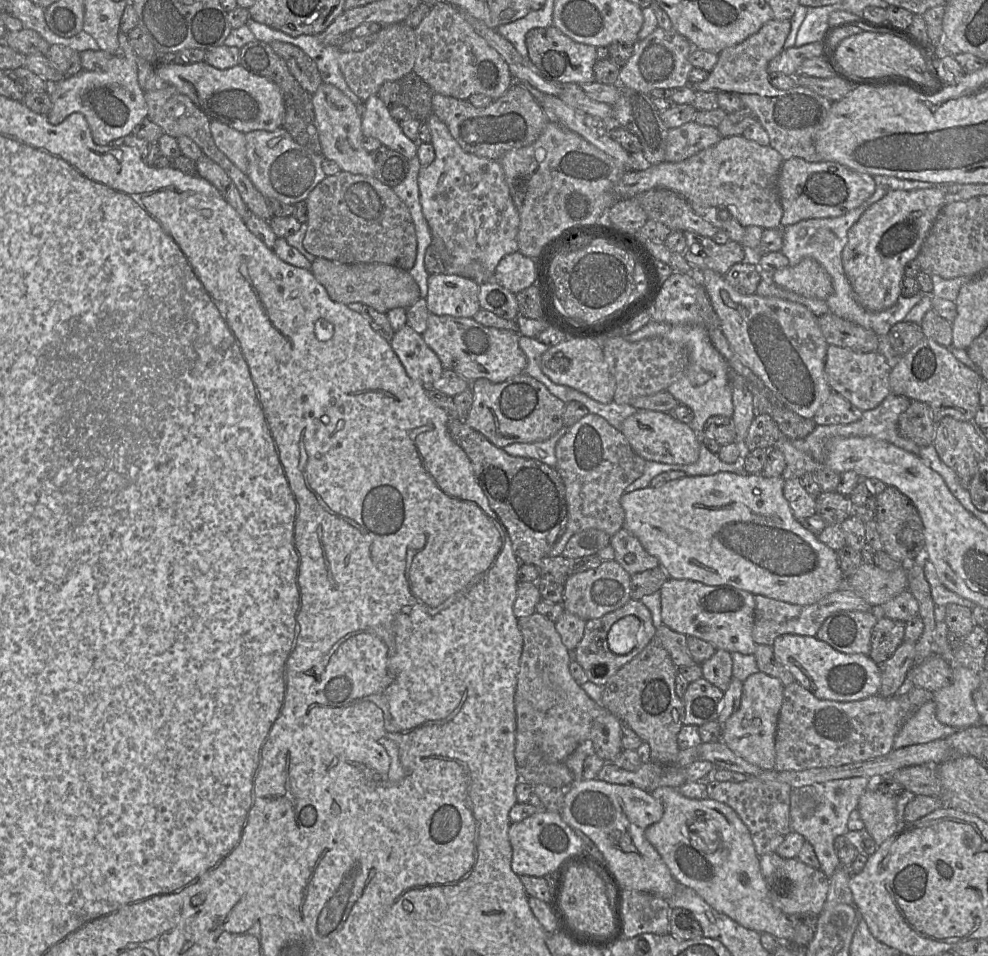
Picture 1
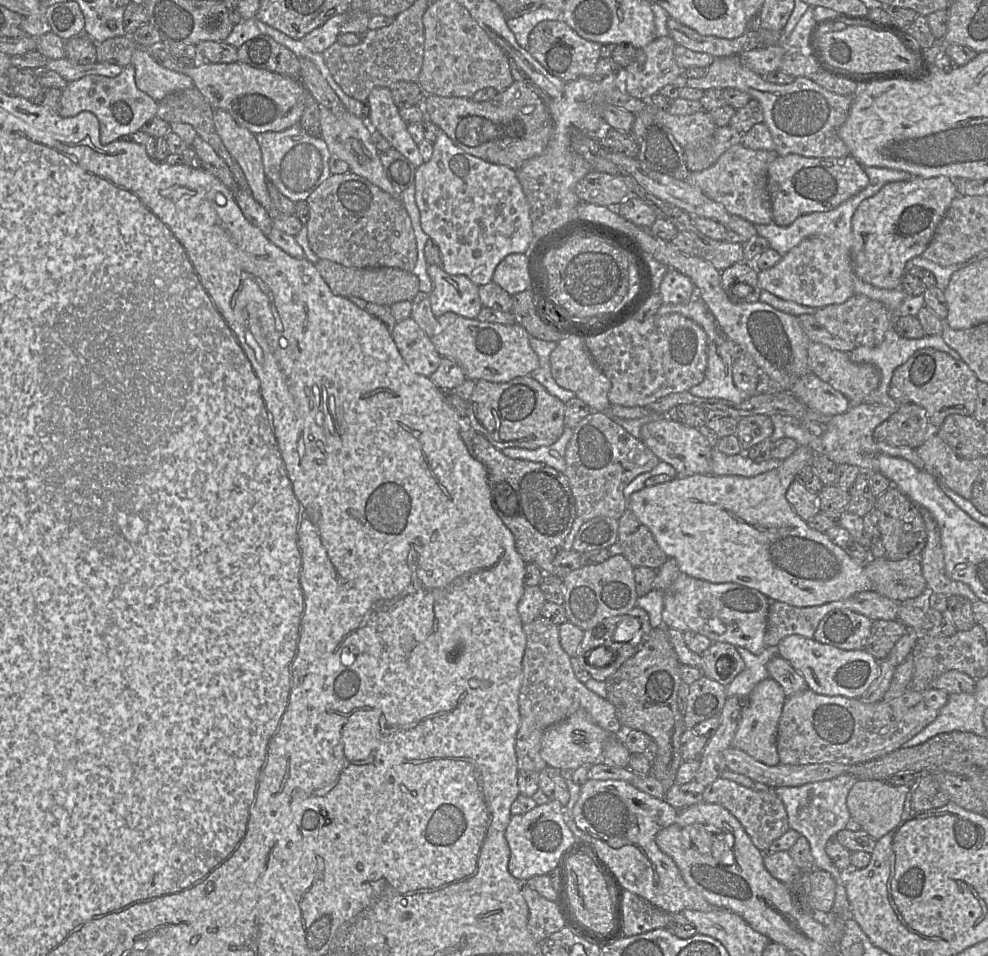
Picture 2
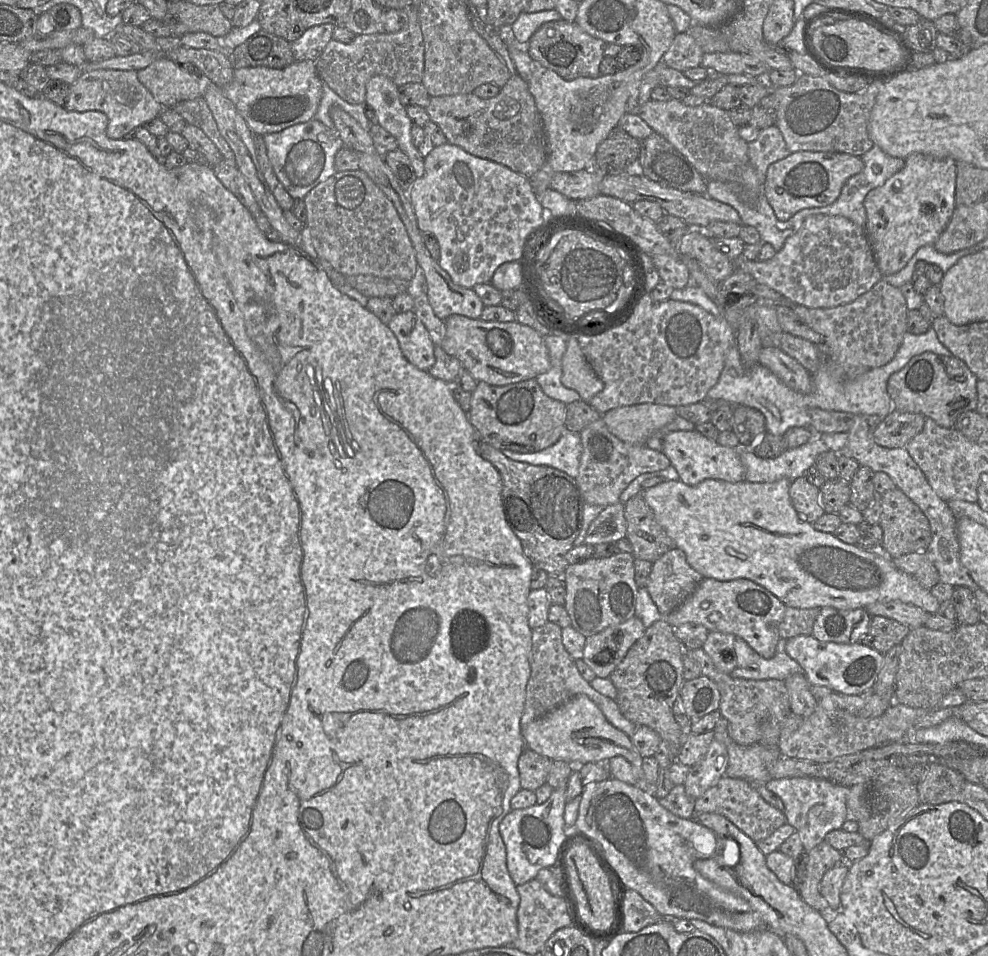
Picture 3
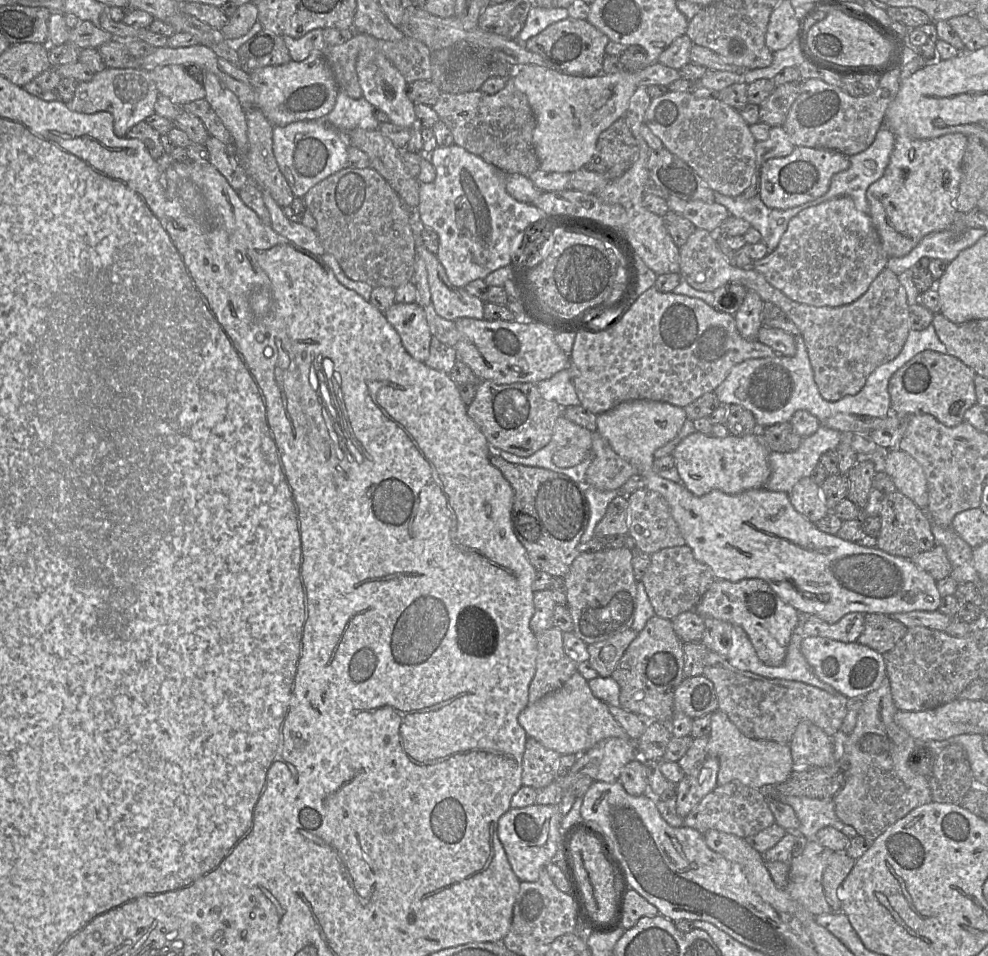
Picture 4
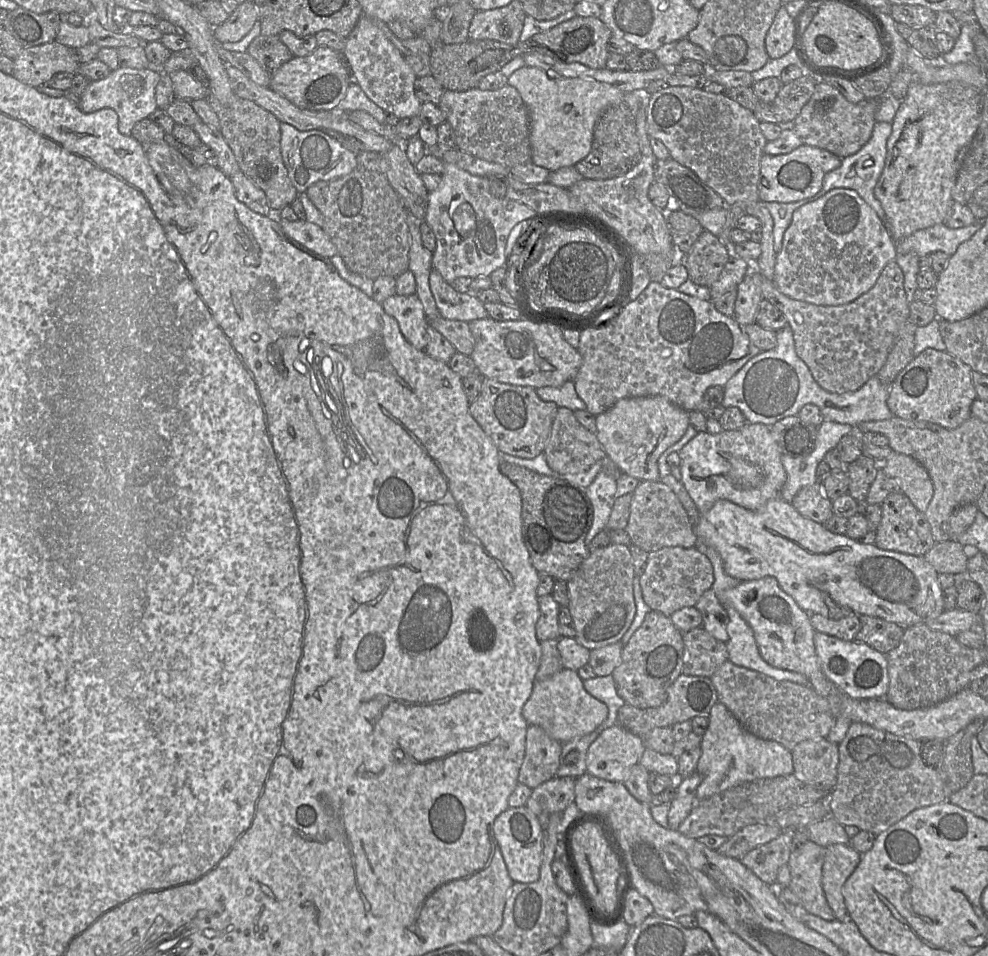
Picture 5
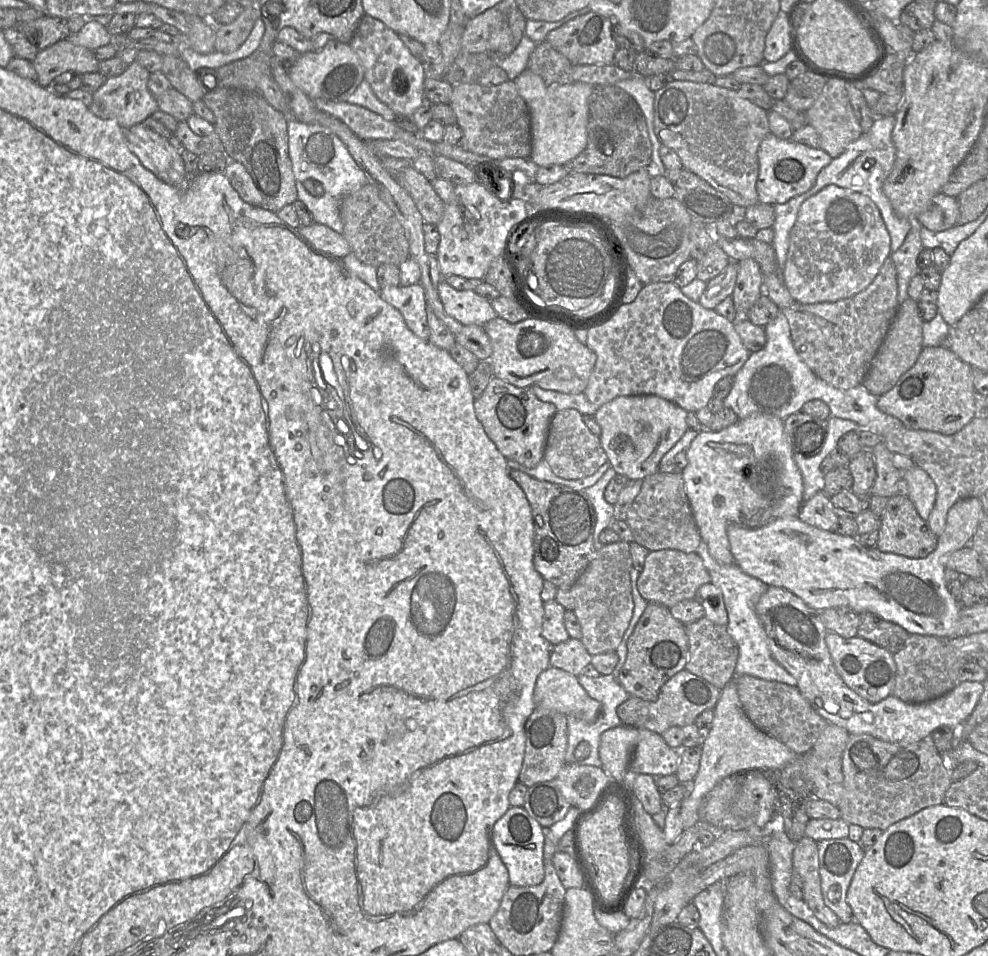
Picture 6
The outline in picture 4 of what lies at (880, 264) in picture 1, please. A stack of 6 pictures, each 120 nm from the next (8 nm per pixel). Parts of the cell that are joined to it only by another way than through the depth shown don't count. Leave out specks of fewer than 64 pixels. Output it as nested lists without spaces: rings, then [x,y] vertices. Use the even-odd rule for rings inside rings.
[[[962,133],[932,139],[896,137],[883,176],[866,192],[870,217],[888,257],[903,257],[927,234],[950,228],[967,145],[968,136]]]

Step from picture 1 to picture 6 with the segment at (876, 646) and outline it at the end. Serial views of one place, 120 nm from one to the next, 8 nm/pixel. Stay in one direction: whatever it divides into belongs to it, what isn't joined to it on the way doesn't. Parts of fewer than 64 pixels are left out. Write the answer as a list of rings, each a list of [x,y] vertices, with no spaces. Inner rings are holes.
[[[862,612],[859,614],[859,618],[857,635],[885,648],[892,654],[901,650],[909,638],[910,633],[902,626],[887,621],[874,613]]]

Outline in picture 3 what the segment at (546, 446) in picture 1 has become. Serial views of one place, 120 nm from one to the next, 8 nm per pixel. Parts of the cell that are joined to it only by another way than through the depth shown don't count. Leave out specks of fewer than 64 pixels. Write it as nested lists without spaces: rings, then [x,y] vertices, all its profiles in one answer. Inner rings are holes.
[[[566,430],[556,443],[538,452],[521,453],[508,449],[501,451],[512,460],[532,465],[547,465],[576,478],[582,454],[582,442],[579,433]]]

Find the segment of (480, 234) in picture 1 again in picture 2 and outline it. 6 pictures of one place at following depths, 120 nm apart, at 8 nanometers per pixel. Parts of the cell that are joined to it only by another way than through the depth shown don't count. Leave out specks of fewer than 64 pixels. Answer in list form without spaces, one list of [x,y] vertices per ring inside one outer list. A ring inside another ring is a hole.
[[[442,130],[433,144],[431,159],[416,168],[415,200],[422,230],[440,249],[442,269],[450,275],[464,275],[478,286],[492,281],[495,268],[507,255],[527,254],[534,241],[529,205],[515,170],[466,153]]]

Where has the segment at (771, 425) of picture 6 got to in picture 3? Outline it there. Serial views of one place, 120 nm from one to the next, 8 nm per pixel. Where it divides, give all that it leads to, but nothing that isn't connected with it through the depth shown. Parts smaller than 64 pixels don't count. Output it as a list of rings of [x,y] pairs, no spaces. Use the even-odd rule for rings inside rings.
[[[694,429],[667,433],[663,437],[662,452],[676,469],[680,480],[686,485],[695,486],[706,479],[724,480],[732,483],[744,481],[745,470],[740,461],[740,448],[742,447],[722,446]]]

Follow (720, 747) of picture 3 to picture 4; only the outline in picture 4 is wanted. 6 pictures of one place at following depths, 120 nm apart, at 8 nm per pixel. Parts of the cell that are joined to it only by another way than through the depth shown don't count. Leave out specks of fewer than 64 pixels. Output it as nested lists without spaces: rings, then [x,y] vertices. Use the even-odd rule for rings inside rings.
[[[707,756],[692,774],[685,775],[676,785],[676,812],[684,818],[698,803],[717,786],[719,761]]]

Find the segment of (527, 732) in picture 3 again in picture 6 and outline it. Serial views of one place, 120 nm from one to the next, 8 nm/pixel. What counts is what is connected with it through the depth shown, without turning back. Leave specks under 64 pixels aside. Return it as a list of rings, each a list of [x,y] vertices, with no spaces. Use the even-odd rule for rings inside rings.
[[[548,667],[536,680],[535,708],[557,711],[593,723],[602,712],[599,701],[591,698],[576,676],[556,667]]]

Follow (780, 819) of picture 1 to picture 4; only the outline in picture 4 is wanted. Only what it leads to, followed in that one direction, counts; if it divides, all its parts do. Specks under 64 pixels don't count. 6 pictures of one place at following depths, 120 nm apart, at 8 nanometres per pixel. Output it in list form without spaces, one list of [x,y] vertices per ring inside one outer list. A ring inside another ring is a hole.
[[[738,781],[716,786],[683,819],[683,826],[693,828],[702,834],[708,830],[717,830],[744,839],[775,823],[765,789],[751,788]]]

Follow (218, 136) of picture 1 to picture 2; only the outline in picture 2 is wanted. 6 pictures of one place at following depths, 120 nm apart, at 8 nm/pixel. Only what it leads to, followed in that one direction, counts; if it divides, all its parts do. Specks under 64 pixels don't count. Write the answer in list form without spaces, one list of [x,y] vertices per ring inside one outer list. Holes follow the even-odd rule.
[[[214,109],[213,117],[216,132],[241,167],[253,198],[273,215],[273,204],[267,190],[262,153],[256,136],[222,109]]]

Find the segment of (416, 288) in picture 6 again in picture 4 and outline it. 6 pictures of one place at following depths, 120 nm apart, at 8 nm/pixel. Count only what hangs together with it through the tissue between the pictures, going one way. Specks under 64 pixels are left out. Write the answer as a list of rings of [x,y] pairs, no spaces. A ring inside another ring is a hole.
[[[396,302],[383,314],[399,334],[406,351],[424,363],[430,354],[432,334],[422,306],[417,302]]]

